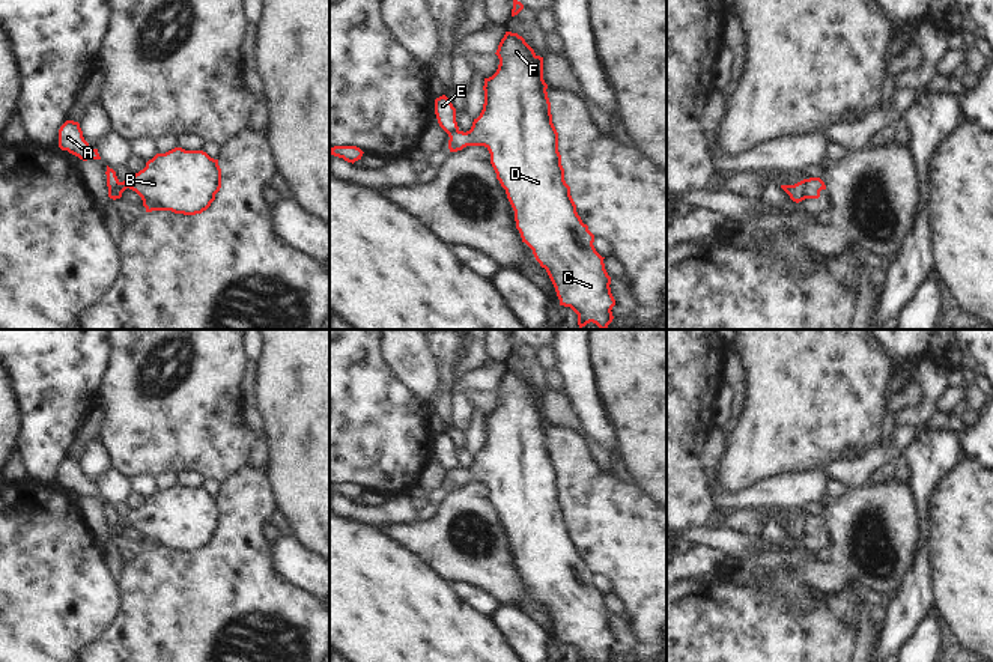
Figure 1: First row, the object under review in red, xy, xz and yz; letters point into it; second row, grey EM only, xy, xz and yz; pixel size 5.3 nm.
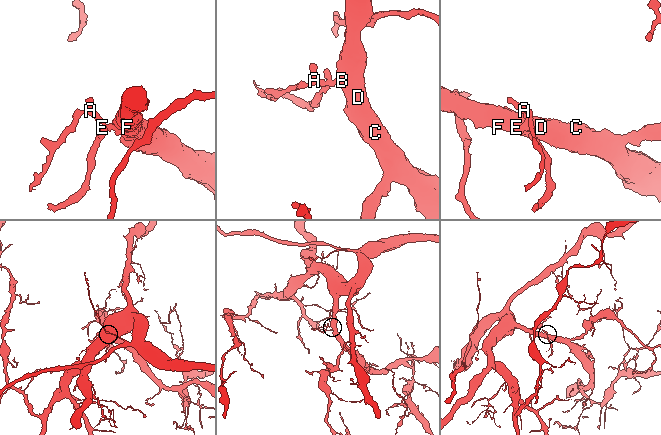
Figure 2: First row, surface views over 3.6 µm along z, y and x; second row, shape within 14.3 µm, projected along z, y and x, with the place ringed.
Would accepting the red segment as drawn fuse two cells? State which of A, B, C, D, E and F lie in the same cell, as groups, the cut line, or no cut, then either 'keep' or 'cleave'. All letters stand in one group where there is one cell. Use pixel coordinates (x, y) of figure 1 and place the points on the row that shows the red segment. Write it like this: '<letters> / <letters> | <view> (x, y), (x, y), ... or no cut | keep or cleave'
A E / B C D F | yz (808, 179), (804, 197) | cleave

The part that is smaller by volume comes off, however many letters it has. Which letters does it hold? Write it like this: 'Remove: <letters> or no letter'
Remove: A, E.

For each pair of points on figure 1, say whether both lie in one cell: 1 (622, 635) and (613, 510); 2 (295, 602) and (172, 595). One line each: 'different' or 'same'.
1: different
2: same

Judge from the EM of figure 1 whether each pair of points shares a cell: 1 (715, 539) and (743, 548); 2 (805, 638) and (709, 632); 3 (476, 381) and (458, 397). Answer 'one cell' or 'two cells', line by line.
1: one cell
2: one cell
3: one cell

